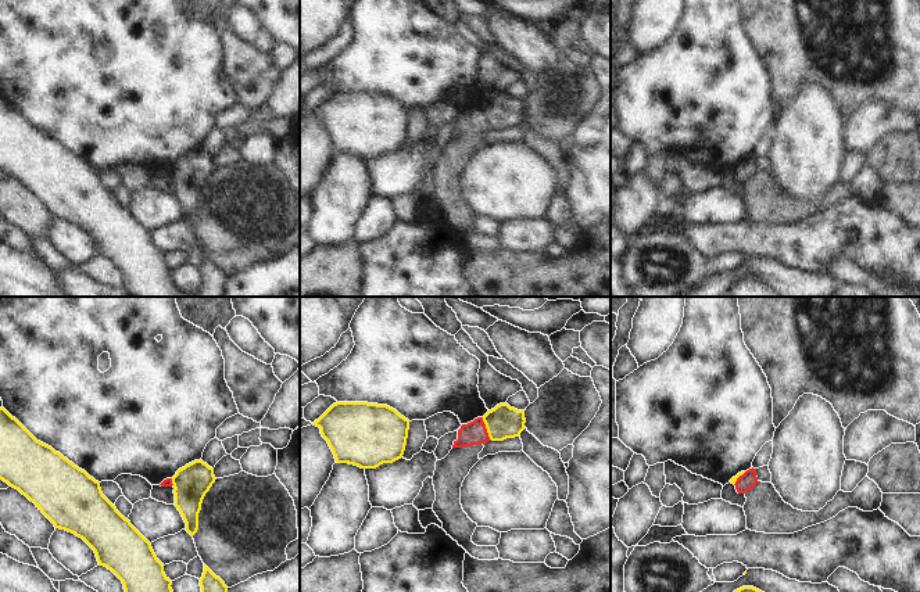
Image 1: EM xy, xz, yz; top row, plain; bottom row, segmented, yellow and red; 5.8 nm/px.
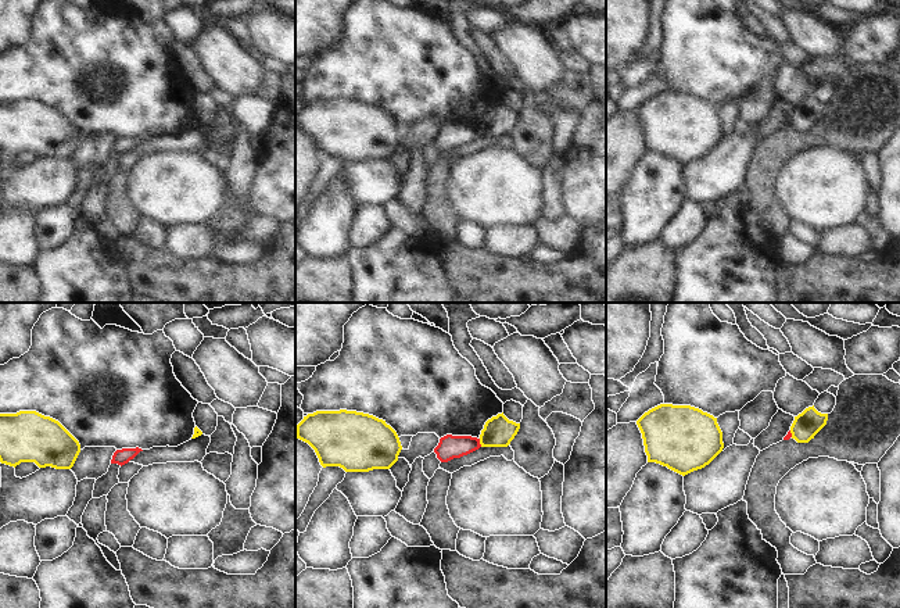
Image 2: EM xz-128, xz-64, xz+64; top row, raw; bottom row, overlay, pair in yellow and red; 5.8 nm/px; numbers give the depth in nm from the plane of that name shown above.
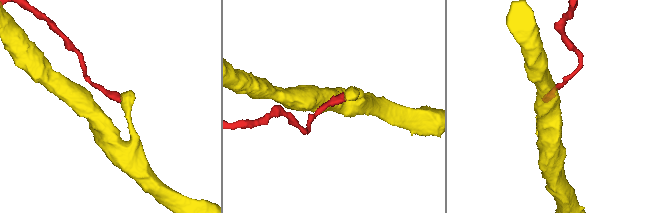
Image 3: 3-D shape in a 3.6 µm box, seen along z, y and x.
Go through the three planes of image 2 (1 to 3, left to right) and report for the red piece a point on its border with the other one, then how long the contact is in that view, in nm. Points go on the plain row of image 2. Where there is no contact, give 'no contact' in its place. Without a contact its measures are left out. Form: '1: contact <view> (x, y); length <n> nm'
1: no contact
2: contact xz-64 (480, 132); length 50 nm
3: contact xz+64 (791, 121); length 40 nm

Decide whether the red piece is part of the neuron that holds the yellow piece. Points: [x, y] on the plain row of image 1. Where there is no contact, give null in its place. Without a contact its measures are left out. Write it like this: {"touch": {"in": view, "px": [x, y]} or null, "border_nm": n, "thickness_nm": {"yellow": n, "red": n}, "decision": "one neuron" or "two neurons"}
{"touch": {"in": "xz", "px": [486, 117]}, "border_nm": 150, "thickness_nm": {"yellow": 200, "red": 140}, "decision": "two neurons"}

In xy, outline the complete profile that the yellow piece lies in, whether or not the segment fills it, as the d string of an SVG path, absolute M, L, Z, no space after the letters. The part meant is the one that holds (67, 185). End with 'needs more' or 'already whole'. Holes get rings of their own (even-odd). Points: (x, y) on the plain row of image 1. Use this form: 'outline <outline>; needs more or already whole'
outline M0 97L0 169L33 191L56 218L82 227L94 240L99 255L107 256L122 270L122 288L130 297L225 297L228 276L205 254L200 268L200 291L196 295L179 291L151 233L103 184L100 172L37 130L4 97Z; already whole

